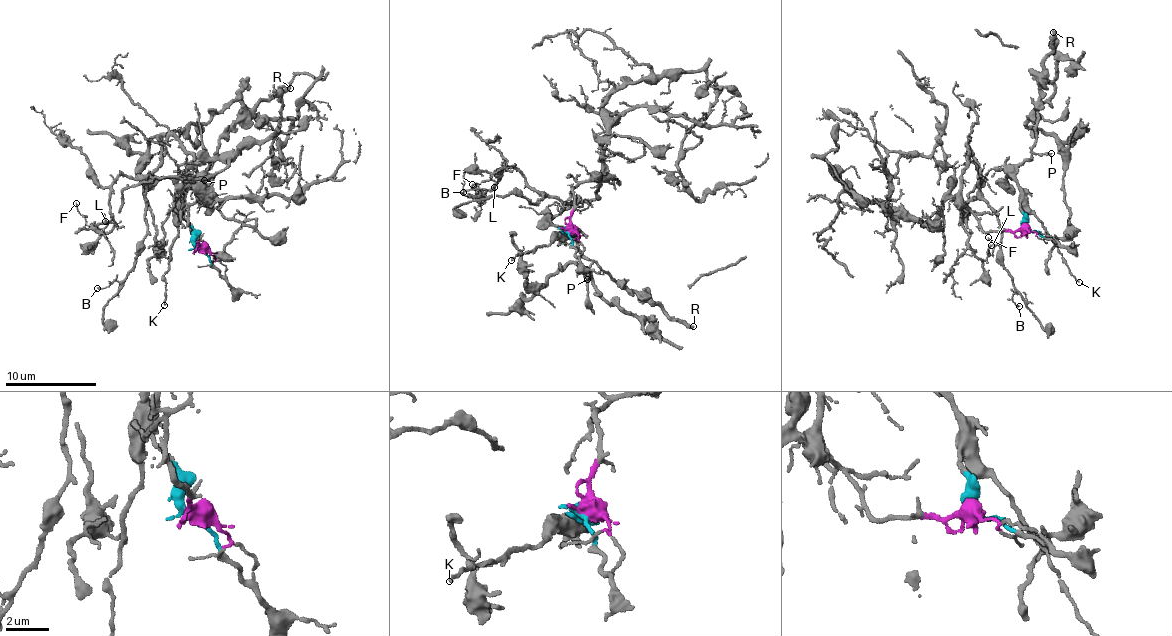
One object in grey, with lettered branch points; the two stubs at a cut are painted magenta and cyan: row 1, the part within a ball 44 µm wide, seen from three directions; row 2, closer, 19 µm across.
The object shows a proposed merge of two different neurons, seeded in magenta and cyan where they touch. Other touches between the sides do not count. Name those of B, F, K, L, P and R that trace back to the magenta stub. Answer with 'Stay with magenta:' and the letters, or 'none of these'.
Stay with magenta: B, F, L

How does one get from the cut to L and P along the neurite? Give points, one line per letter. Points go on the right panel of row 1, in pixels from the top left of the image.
L: (1027, 229), (986, 233), (962, 202), (968, 149), (980, 178), (963, 209), (967, 245), (983, 260), (992, 245)
P: (1027, 229), (1015, 172), (1035, 155), (1052, 153)

